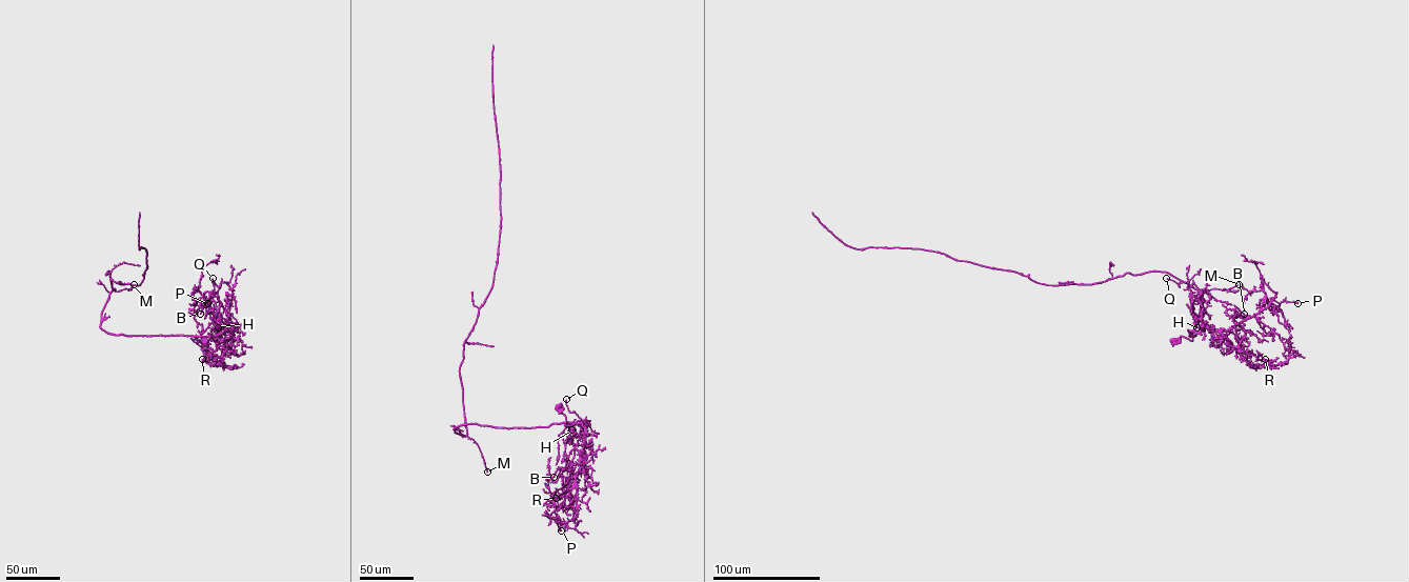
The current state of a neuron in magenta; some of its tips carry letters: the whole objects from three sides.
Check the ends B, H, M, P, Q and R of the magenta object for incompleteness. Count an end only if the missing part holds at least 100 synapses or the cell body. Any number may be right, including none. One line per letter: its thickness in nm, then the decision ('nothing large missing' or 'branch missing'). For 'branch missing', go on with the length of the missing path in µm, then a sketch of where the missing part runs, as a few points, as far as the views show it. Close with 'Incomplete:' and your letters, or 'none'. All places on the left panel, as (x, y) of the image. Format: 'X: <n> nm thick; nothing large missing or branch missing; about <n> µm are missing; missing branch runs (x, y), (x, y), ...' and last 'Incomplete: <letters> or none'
B: 150 nm thick; nothing large missing
H: 90 nm thick; nothing large missing
M: 200 nm thick; nothing large missing
P: 480 nm thick; nothing large missing
Q: 240 nm thick; nothing large missing
R: 440 nm thick; nothing large missing
Incomplete: none

